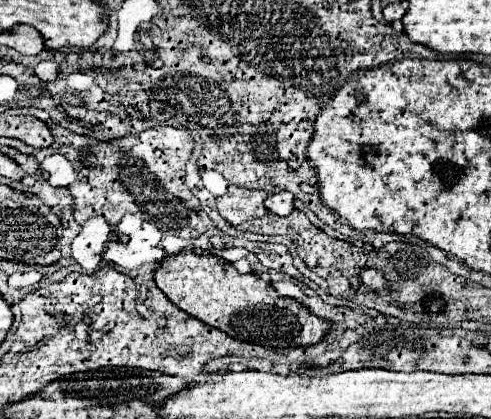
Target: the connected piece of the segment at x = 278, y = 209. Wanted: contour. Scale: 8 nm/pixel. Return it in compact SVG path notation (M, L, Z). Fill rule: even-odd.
M283 191L283 193L277 193L277 195L269 195L269 197L265 199L265 207L267 207L271 213L275 213L275 215L287 217L291 211L295 211L293 201L295 201L295 197L293 197L291 193Z

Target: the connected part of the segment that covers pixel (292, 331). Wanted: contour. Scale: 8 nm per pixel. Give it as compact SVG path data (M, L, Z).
M181 251L165 255L155 269L155 285L165 297L191 317L221 329L233 339L265 347L307 347L319 343L331 323L315 317L299 301L279 295L255 273L241 275L231 263L211 253Z

